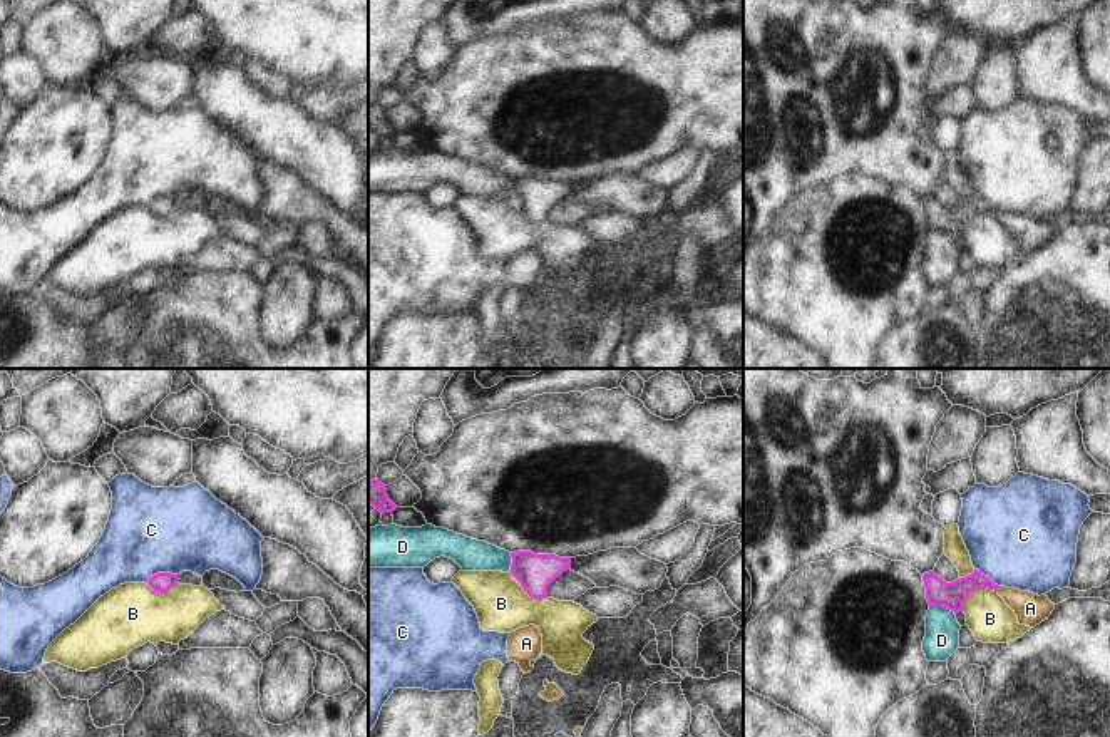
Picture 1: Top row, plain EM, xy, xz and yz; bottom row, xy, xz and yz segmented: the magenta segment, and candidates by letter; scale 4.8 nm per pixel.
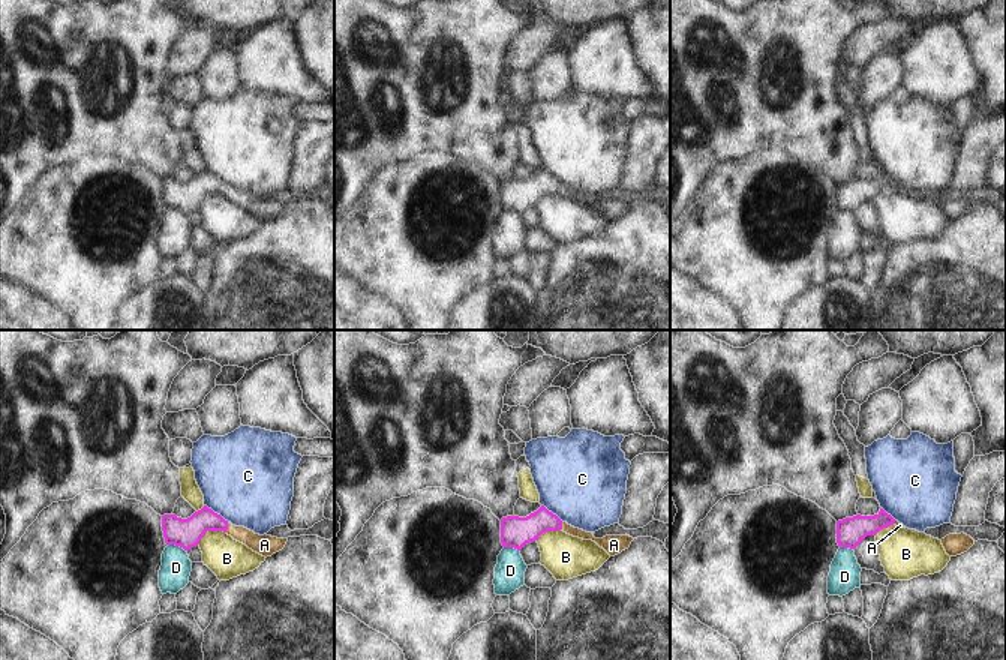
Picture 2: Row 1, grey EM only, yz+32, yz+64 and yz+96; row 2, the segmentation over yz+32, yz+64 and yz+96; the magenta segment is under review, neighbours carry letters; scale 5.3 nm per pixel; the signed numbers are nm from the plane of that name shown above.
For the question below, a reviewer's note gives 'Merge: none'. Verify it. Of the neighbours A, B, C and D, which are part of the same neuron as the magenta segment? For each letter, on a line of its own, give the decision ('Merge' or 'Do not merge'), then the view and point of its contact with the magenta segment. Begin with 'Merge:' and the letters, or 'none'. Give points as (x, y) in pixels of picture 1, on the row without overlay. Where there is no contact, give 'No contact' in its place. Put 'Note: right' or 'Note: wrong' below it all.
Merge: A
A: Merge. Touches magenta at yz (998, 211)
B: Do not merge. Touches magenta at yz (975, 213)
C: Do not merge. Touches magenta at xy (161, 198)
D: Do not merge. Touches magenta at yz (943, 230).
Note: wrong

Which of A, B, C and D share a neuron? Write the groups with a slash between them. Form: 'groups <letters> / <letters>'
groups A / B / C / D

